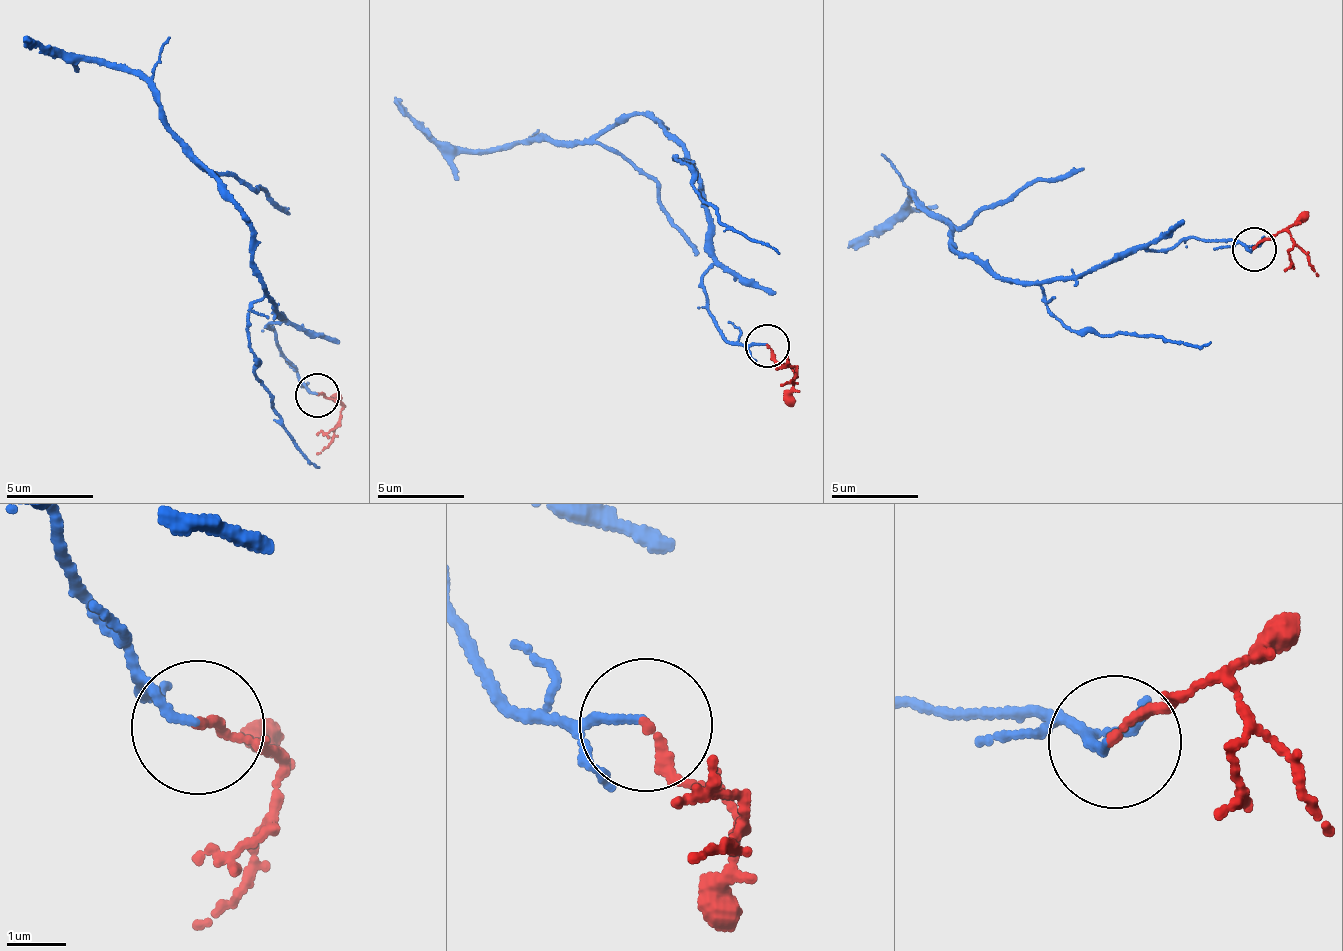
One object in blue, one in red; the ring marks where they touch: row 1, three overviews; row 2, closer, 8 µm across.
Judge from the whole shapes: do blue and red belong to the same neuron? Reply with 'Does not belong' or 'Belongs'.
Belongs

